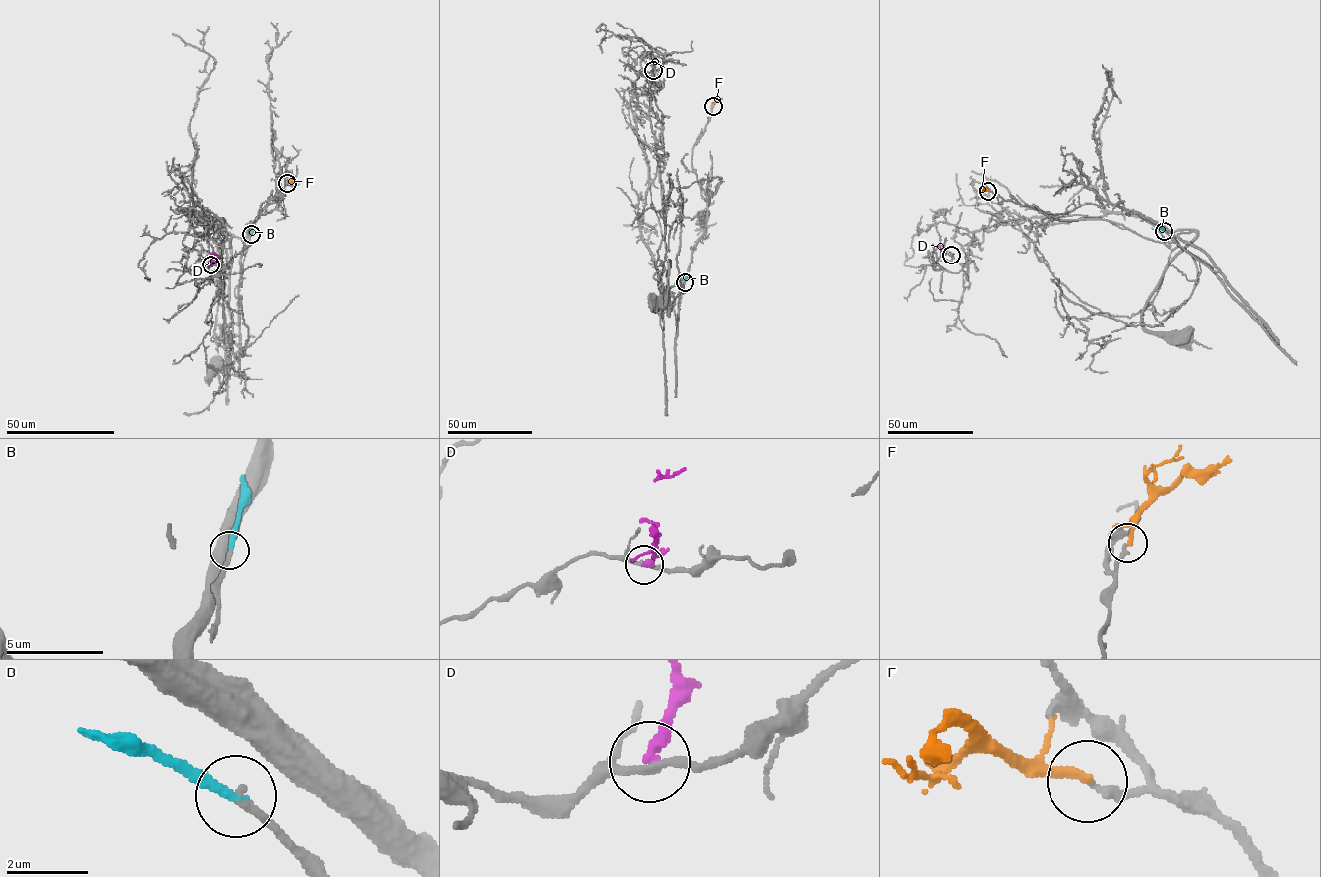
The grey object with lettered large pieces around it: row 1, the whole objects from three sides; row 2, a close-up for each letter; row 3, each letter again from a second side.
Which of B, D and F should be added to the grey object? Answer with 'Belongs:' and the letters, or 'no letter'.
Belongs: B

